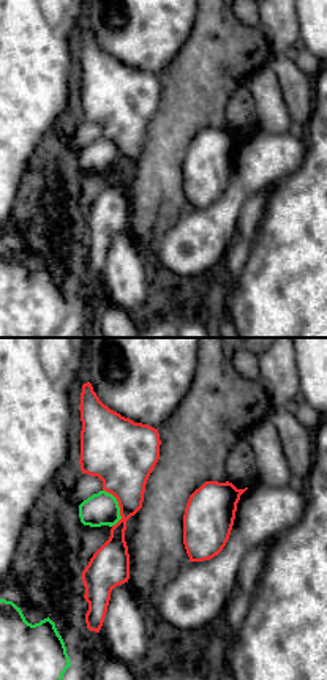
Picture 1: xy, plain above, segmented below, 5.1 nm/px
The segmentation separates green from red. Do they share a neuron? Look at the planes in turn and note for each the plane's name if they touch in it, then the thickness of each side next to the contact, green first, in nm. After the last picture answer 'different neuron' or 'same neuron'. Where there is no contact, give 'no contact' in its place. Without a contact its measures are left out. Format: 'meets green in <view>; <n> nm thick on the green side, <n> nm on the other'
meets green in xy; 170 nm thick on the green side, 320 nm on the other

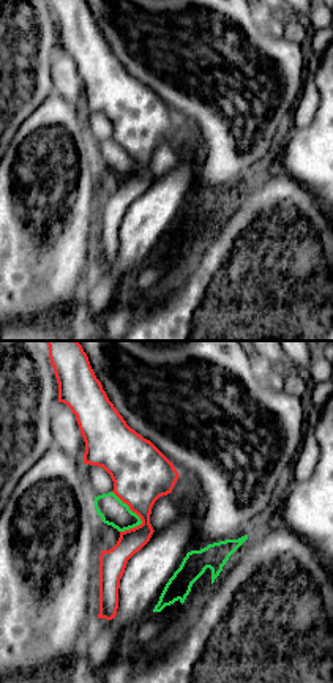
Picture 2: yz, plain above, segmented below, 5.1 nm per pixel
meets green in yz; 140 nm thick on the green side, 300 nm on the other

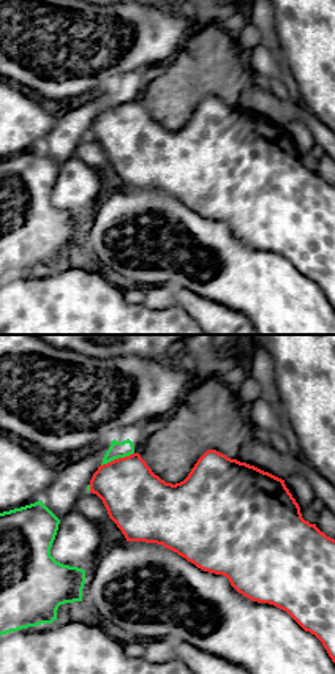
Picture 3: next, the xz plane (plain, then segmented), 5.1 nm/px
meets green in xz; 80 nm thick on the green side, 320 nm on the other

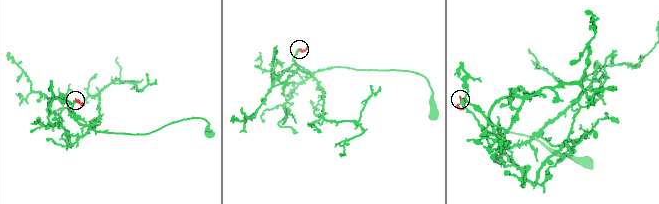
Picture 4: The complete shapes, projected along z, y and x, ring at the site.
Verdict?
different neuron

